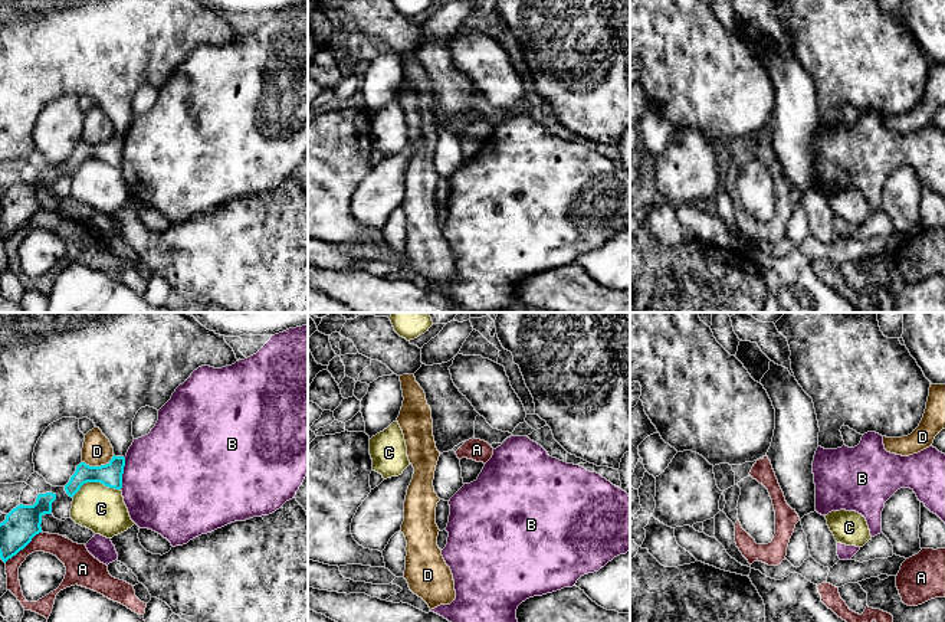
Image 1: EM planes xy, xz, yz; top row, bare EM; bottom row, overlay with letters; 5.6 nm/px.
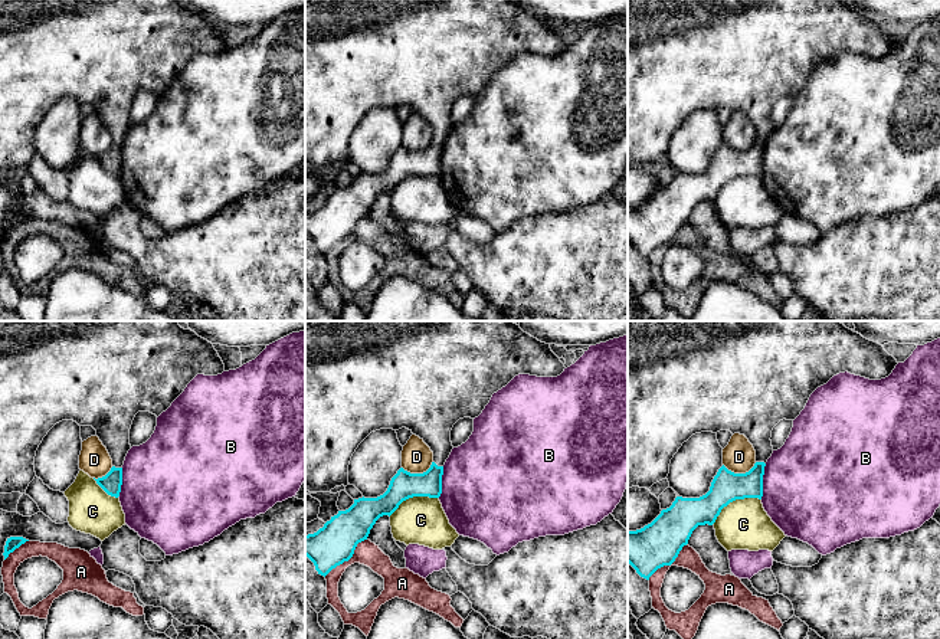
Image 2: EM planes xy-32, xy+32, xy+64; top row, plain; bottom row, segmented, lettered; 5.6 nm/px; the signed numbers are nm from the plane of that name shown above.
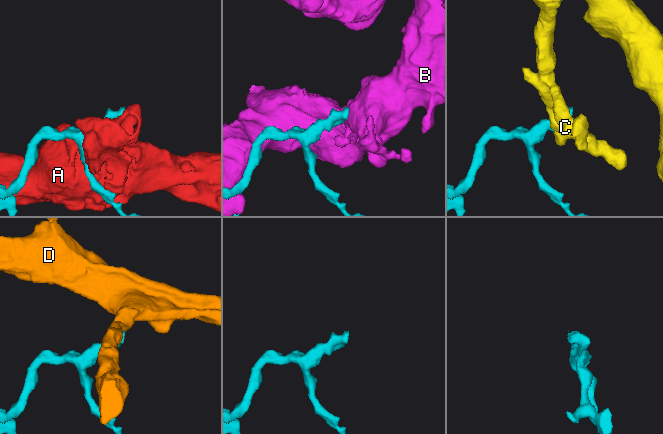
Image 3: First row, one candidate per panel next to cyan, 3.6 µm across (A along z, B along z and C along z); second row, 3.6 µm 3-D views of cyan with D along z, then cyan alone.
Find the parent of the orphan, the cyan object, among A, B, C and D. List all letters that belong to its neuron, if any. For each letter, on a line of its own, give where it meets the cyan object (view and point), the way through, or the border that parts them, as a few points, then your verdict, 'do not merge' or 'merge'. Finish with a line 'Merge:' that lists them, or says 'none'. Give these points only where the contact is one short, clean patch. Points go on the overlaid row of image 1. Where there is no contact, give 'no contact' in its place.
A: meets cyan in xy at (23, 547); do not merge
B: meets cyan in xy at (122, 472); do not merge
C: meets cyan in xy at (95, 481); do not merge
D: meets cyan in xy at (98, 467); border along xy (114, 455), (99, 465), (82, 462); do not merge
Merge: none

